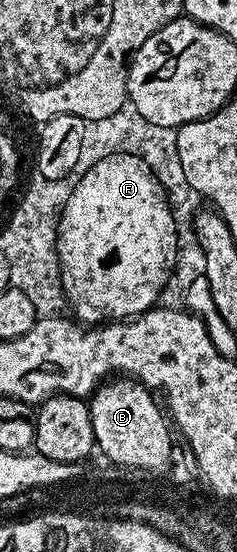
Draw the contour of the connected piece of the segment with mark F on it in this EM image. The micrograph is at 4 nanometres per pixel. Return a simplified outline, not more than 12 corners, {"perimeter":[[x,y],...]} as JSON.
{"perimeter":[[124,150],[84,169],[57,223],[86,326],[148,312],[177,223]]}

